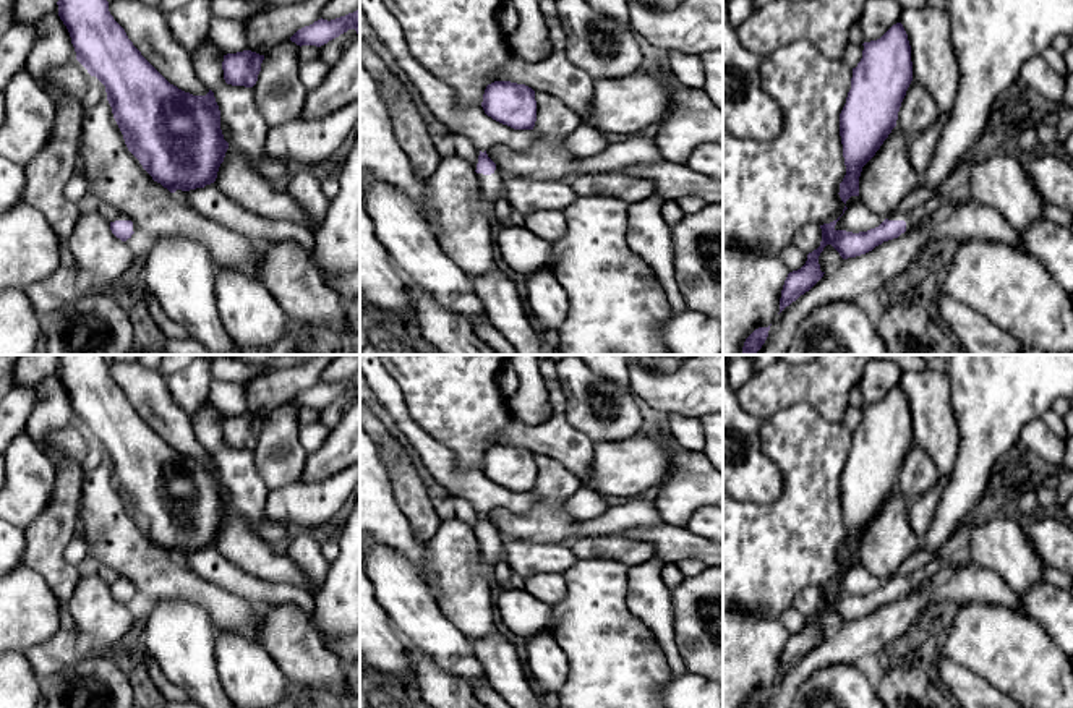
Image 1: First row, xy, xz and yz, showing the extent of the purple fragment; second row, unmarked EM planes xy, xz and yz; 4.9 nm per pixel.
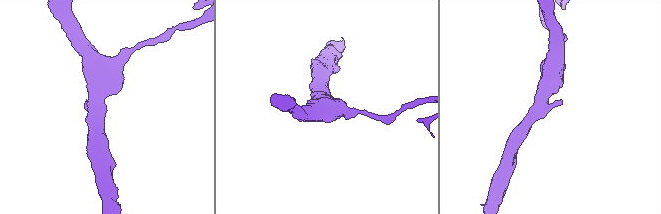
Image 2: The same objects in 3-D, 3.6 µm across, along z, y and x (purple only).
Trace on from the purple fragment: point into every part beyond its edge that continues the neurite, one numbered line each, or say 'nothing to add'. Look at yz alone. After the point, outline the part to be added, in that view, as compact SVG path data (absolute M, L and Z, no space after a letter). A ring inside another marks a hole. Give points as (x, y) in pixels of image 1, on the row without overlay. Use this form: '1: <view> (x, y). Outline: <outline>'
1: yz (918, 579). Outline: M961 557L934 561L908 575L893 575L888 583L904 583L906 593L914 593L926 586L932 578L947 574Z

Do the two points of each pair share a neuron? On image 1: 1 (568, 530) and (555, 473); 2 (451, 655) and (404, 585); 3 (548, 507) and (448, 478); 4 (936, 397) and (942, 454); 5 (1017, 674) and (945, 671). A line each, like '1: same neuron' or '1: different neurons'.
1: same neuron
2: same neuron
3: different neurons
4: same neuron
5: different neurons

